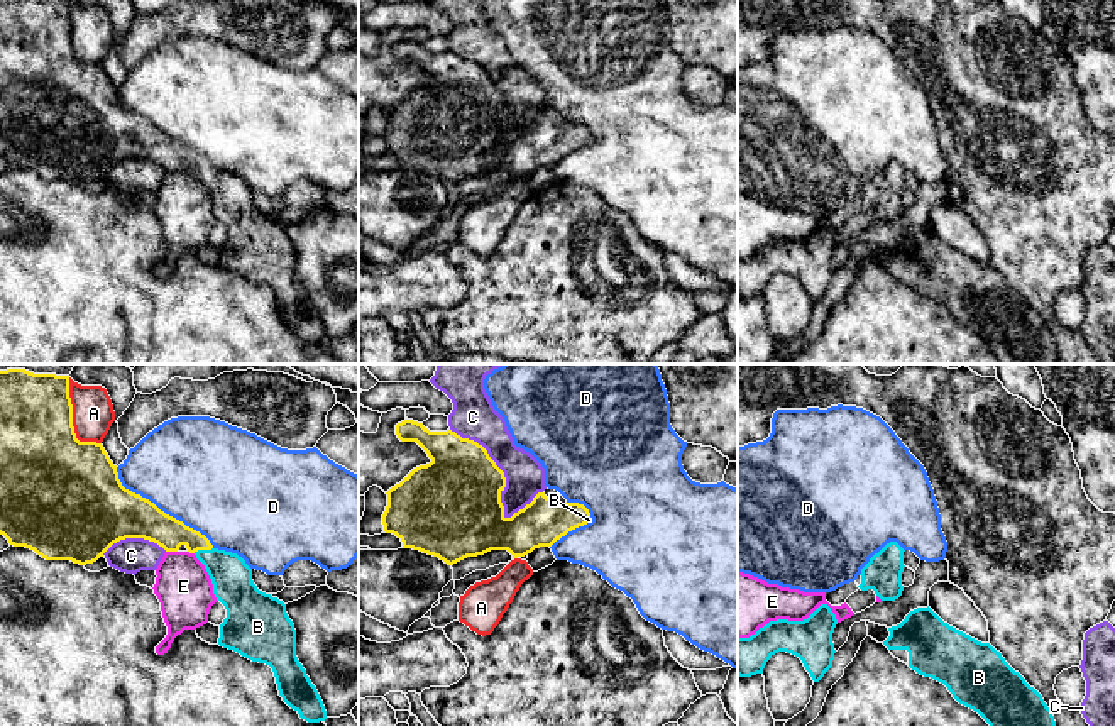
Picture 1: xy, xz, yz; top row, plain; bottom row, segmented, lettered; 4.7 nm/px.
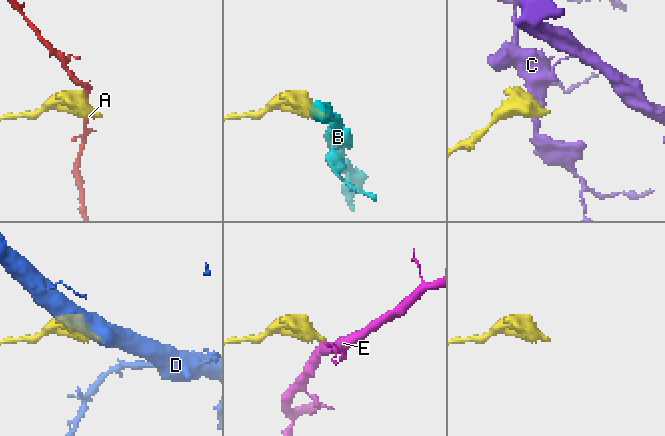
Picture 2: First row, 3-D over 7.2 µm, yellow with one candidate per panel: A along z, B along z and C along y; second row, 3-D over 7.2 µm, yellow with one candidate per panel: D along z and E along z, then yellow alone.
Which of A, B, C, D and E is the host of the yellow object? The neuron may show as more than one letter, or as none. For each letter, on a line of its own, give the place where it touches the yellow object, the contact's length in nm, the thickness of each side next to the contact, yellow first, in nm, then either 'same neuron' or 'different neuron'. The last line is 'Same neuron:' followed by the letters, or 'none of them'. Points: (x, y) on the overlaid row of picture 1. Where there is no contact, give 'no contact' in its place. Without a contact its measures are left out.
A: meets yellow in xy at (71, 420); contact 360 nm long; 400 nm thick on the yellow side, 190 nm on the other; different neuron
B: meets yellow in xy at (202, 549); contact 100 nm long; 150 nm thick on the yellow side, 190 nm on the other; same neuron
C: meets yellow in xz at (505, 484); contact 550 nm long; 440 nm thick on the yellow side, 190 nm on the other; different neuron
D: meets yellow in xy at (159, 510); contact 600 nm long; 280 nm thick on the yellow side, 500 nm on the other; different neuron
E: meets yellow in xy at (171, 550); contact 60 nm long; 200 nm thick on the yellow side, 260 nm on the other; different neuron
Same neuron: B

